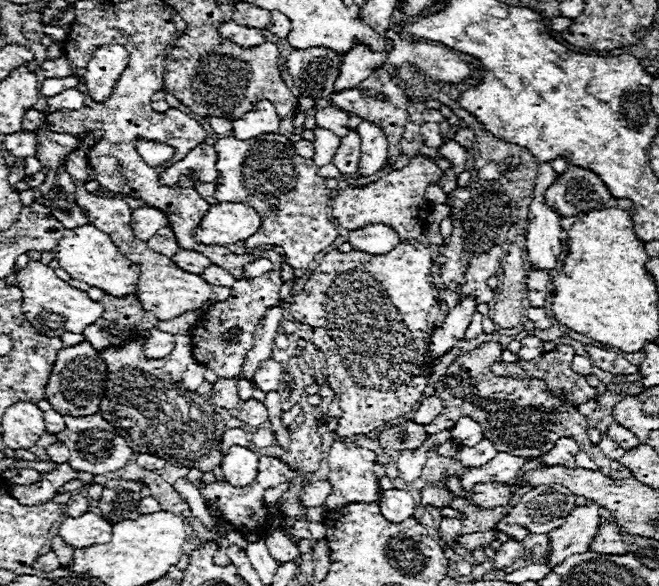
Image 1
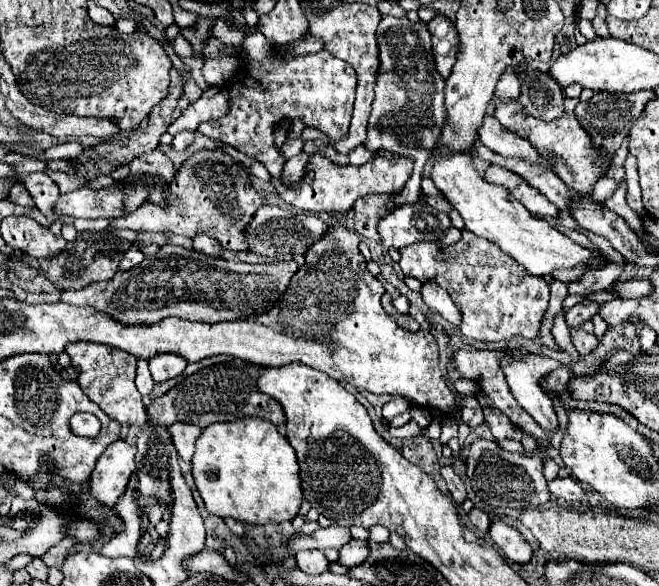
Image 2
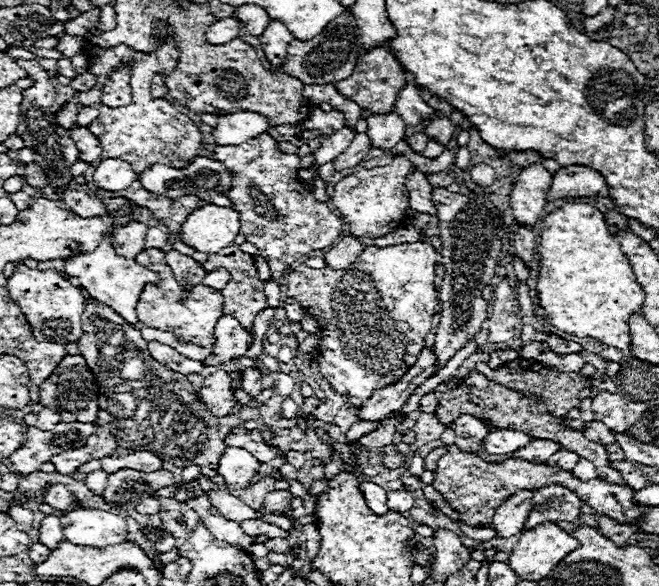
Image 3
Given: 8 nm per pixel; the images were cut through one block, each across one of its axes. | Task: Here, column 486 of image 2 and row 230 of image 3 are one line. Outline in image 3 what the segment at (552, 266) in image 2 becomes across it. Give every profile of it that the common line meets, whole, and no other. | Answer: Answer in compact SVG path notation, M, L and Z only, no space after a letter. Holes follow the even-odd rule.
M206 204L192 212L182 224L184 244L204 252L216 254L230 246L240 234L240 214L234 208Z

